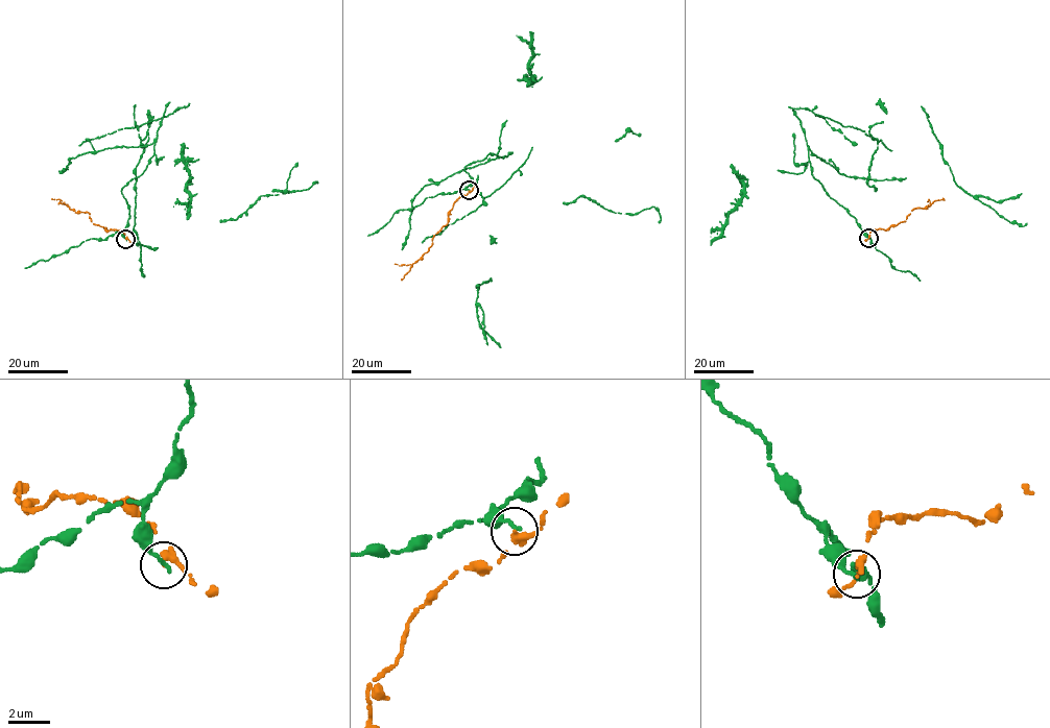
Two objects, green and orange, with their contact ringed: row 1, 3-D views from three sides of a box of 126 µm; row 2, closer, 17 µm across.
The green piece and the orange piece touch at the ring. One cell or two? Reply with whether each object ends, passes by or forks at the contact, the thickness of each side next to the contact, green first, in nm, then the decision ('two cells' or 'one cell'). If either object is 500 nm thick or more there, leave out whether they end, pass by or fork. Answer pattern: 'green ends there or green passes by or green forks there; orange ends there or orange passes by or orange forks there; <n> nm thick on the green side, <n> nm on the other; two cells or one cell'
green ends there; orange ends there; 220 nm thick on the green side, 360 nm on the other; two cells

